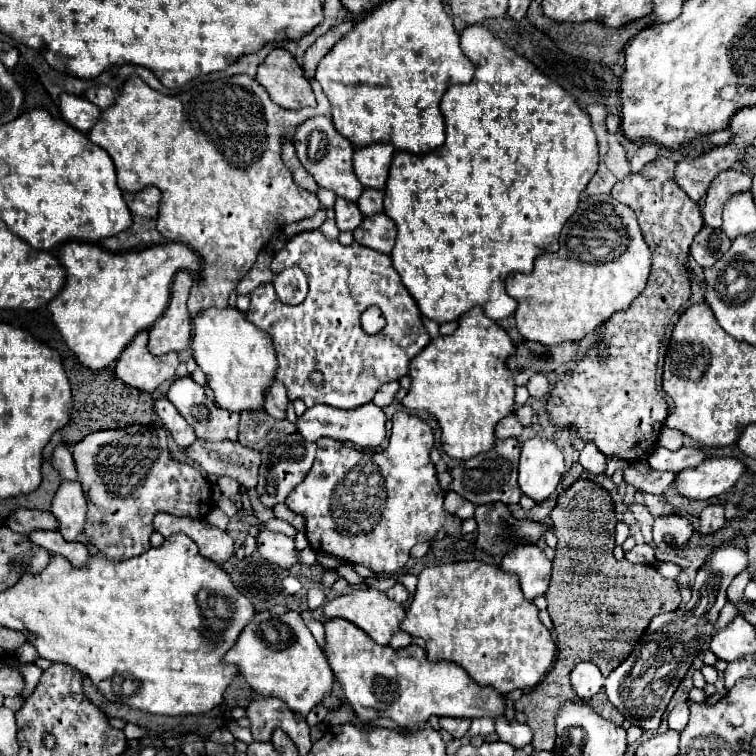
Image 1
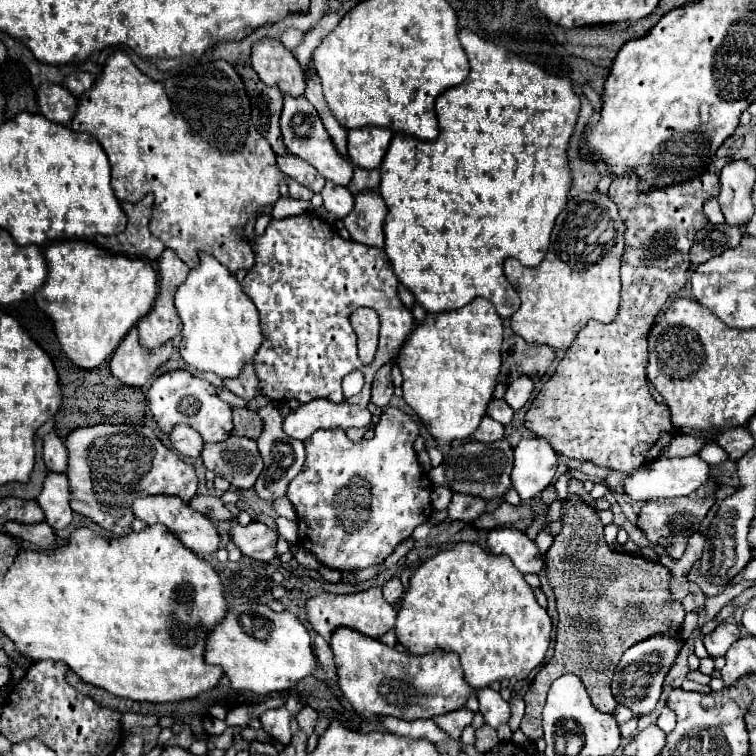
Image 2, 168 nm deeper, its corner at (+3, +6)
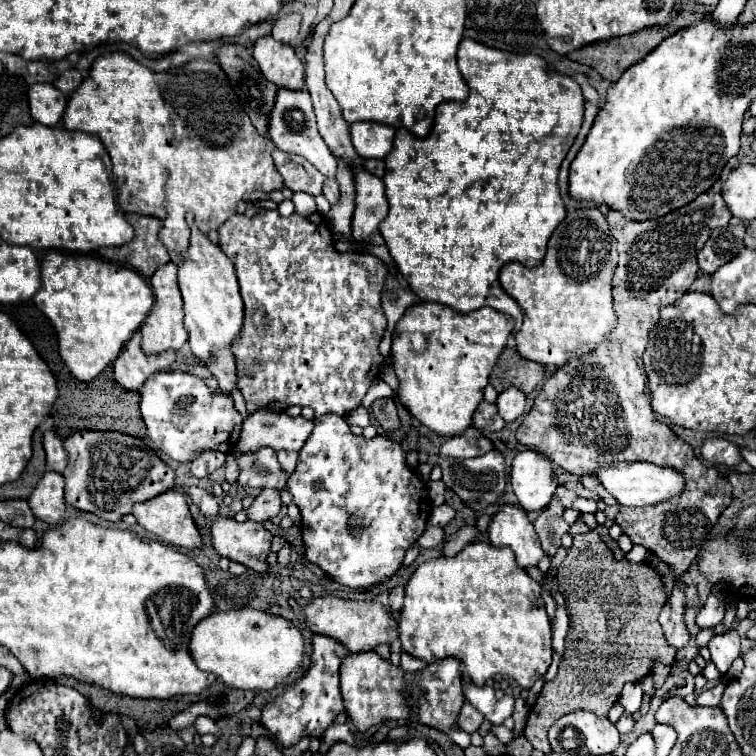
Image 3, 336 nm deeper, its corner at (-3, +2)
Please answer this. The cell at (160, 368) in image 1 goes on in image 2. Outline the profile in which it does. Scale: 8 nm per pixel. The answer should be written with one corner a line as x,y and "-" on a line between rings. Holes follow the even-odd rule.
132,328
128,336
120,342
120,346
114,350
110,370
112,376
118,378
122,384
140,388
170,358
170,354
172,342
166,342
156,350
146,350
138,342
138,330

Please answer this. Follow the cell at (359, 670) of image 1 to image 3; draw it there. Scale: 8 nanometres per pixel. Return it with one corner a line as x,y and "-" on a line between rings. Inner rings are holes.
374,650
348,654
340,668
340,690
344,698
344,708
352,718
358,732
380,724
382,720
410,718
446,732
460,748
468,748
468,734
458,730
456,716
466,702
462,692
462,662
454,656
436,660
422,670
406,672
402,666
394,666
390,660
380,658

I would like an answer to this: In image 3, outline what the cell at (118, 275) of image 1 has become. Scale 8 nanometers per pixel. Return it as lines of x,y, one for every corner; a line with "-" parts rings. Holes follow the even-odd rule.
50,250
42,260
42,286
34,304
44,312
58,334
58,350
74,378
96,378
114,358
130,334
154,306
154,294
140,272
88,254

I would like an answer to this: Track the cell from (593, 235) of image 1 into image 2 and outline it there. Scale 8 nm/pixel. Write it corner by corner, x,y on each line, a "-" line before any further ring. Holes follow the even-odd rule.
598,192
570,198
566,208
556,218
556,224
550,236
548,254
536,268
522,266
514,258
508,258
504,262
504,276
516,288
522,300
520,308
510,318
512,330
532,346
546,344
554,350
568,350
576,334
580,332
580,328
586,326
588,320
610,324
614,316
618,314
622,252
624,252
624,224
620,220
616,204
608,196
602,196

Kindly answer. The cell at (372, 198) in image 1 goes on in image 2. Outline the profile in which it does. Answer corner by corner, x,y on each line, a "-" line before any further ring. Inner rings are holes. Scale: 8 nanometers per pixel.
354,166
354,178
350,180
348,190
356,196
364,190
376,190
380,184
380,172
378,170
362,170
360,166

